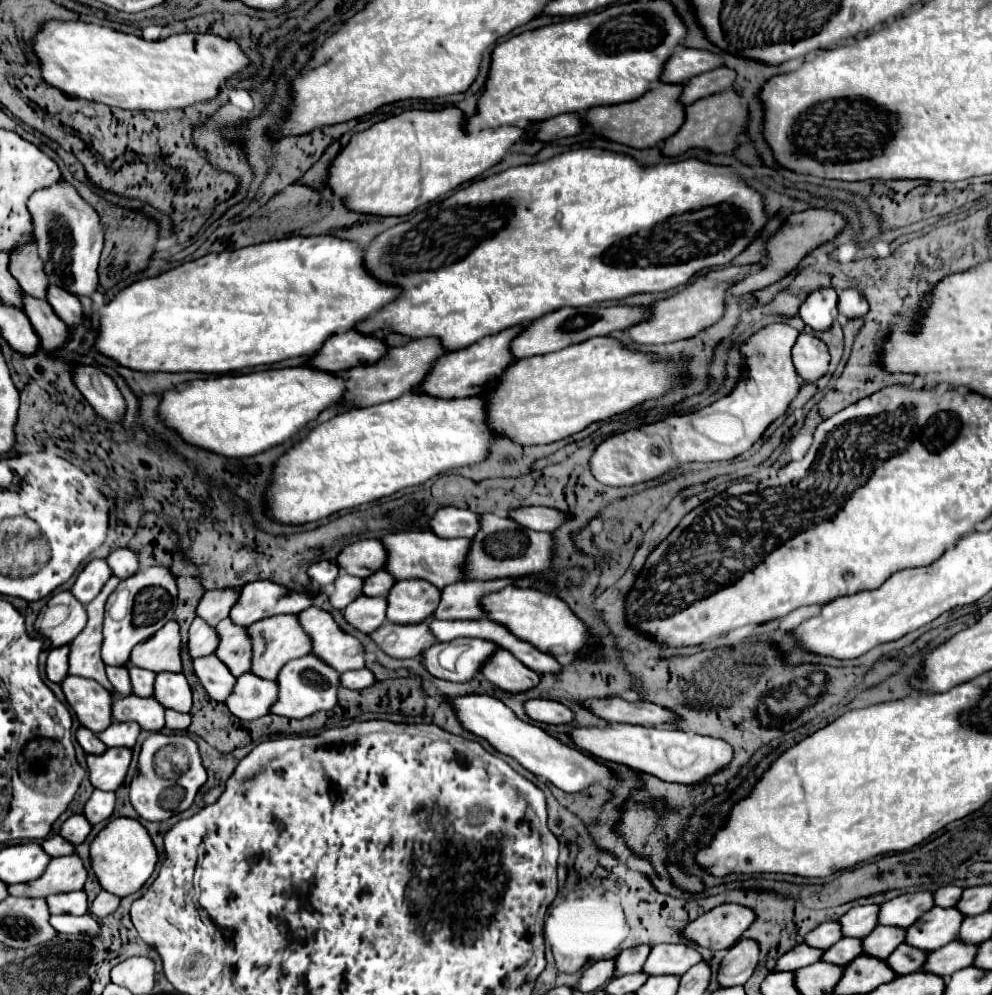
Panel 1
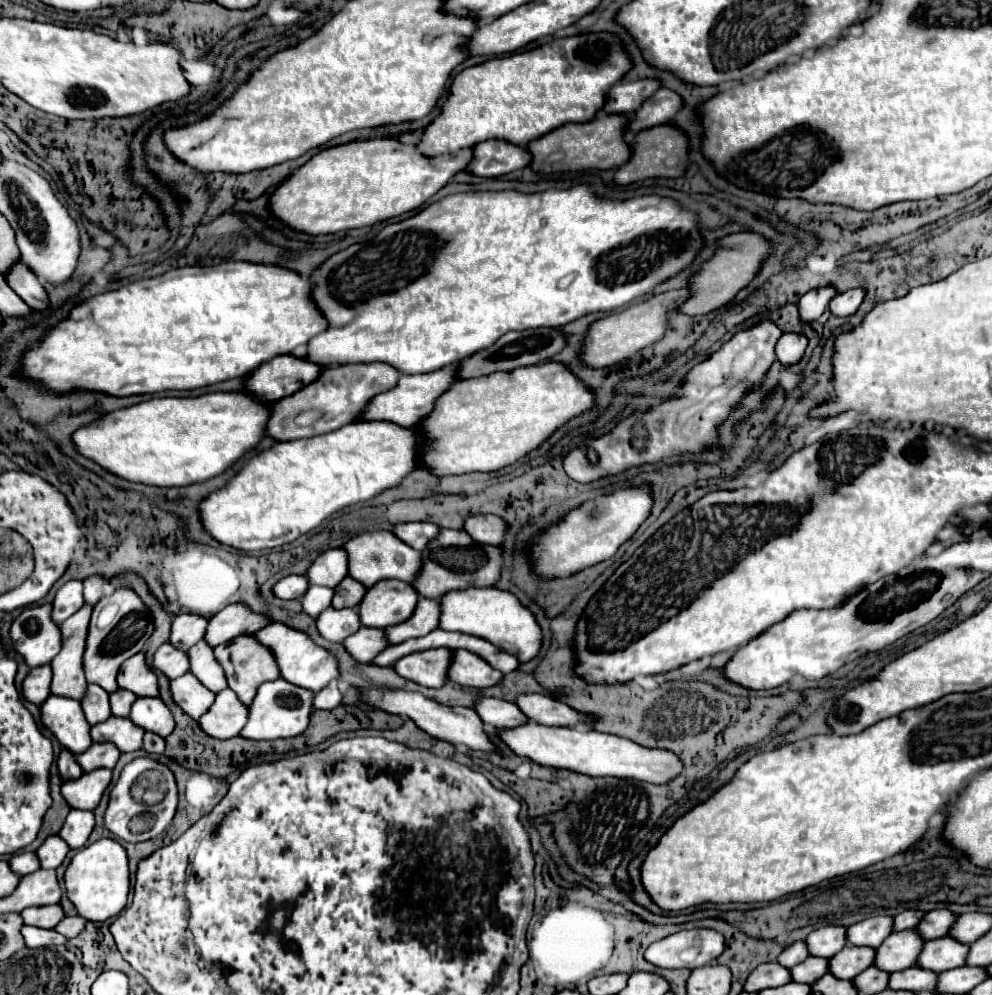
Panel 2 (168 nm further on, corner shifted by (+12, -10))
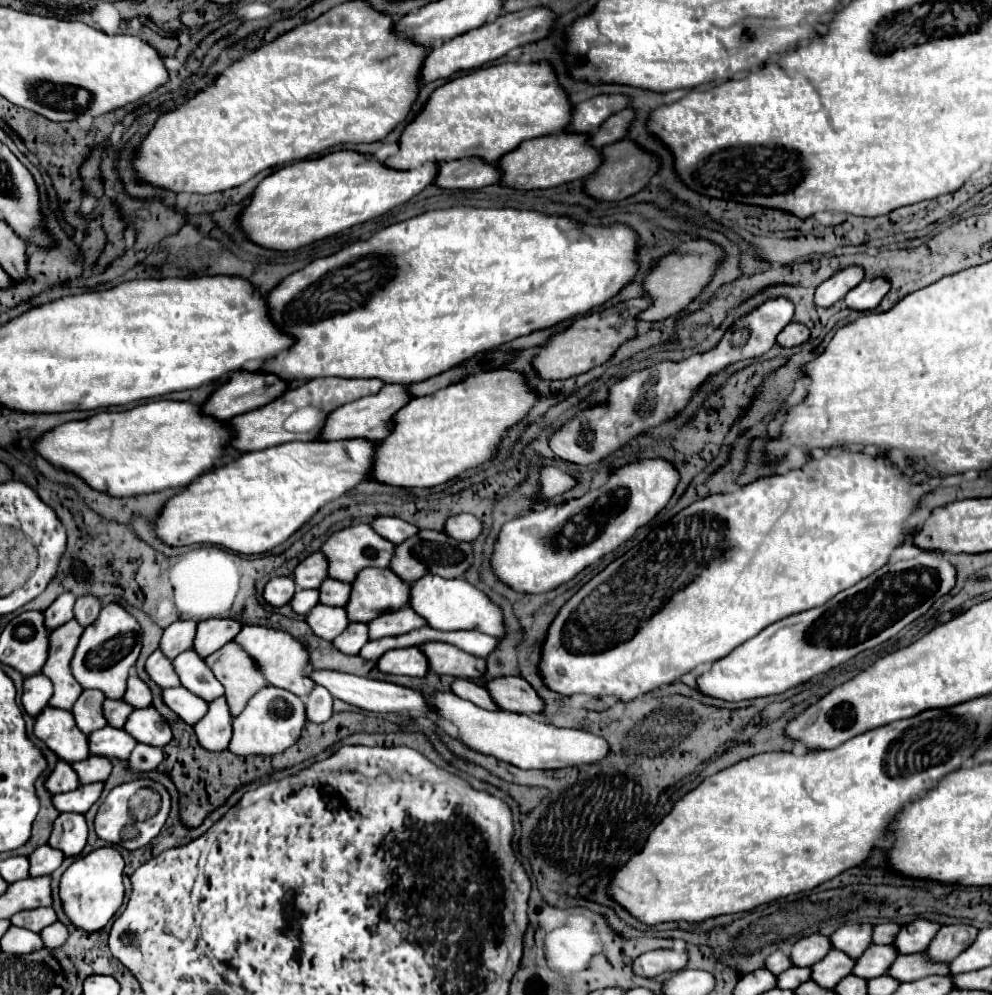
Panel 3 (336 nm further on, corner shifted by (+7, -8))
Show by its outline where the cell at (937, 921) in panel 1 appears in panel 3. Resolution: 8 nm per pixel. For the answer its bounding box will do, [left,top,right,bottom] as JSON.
[851,945,897,979]

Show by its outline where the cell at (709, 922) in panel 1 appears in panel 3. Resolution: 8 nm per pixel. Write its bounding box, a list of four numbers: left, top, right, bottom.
[633,949,687,977]

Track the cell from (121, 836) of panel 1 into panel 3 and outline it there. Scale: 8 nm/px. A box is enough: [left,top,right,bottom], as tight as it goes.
[59,847,125,931]

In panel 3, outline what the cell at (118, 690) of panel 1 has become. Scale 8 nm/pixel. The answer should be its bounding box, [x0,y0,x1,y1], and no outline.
[71,689,107,735]

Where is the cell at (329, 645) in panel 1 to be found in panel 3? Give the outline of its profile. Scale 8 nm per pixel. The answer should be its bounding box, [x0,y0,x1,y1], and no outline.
[233,625,315,697]

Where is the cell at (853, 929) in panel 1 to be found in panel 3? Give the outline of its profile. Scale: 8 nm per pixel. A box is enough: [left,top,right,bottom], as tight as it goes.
[789,935,831,967]

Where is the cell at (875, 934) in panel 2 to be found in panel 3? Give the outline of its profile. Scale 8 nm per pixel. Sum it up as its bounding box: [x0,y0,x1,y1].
[829,925,873,959]

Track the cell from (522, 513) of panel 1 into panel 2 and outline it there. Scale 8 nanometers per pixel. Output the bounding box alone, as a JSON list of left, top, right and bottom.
[464,515,508,545]

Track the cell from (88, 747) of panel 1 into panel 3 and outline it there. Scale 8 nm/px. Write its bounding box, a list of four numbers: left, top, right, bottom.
[45,761,79,795]

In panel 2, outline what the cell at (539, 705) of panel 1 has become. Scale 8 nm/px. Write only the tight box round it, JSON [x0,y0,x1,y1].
[476,697,528,729]

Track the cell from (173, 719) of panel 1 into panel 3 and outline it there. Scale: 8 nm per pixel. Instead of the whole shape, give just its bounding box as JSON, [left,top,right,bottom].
[127,745,163,773]

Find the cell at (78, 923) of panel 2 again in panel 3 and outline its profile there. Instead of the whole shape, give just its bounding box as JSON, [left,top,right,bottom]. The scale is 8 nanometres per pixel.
[41,923,67,949]

